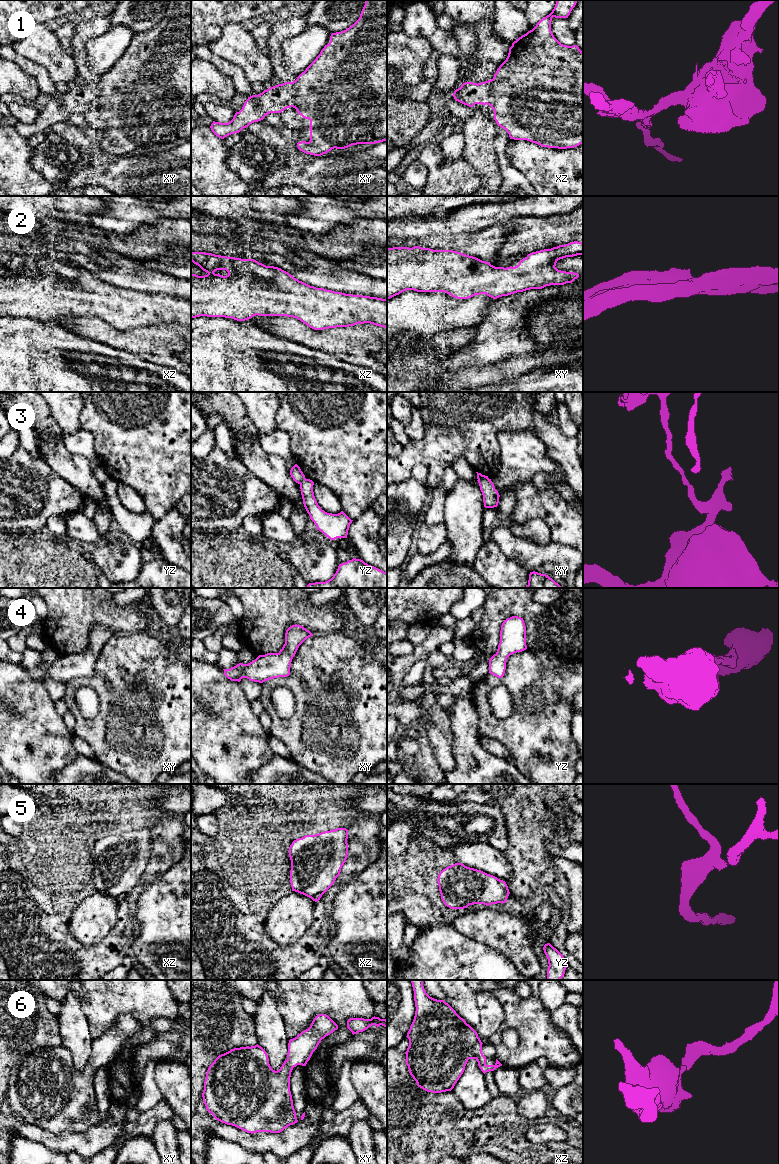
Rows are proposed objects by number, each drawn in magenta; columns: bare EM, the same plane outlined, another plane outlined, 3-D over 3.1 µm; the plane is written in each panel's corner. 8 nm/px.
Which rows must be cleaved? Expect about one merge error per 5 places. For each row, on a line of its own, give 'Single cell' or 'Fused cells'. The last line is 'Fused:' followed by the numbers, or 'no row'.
1: Single cell
2: Single cell
3: Fused cells
4: Single cell
5: Single cell
6: Single cell
Fused: 3

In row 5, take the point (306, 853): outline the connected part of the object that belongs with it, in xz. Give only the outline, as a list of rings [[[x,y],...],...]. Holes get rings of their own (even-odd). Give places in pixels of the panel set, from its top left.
[[[337,828],[294,840],[289,847],[292,891],[319,901],[346,862],[347,839],[348,830]]]

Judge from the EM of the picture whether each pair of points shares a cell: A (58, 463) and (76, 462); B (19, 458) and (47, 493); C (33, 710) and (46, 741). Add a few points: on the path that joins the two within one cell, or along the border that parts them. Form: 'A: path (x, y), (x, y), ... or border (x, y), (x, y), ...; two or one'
A: path (62, 463), (72, 463); one
B: path (21, 467), (38, 484); one
C: path (33, 718), (33, 728), (38, 733); one

